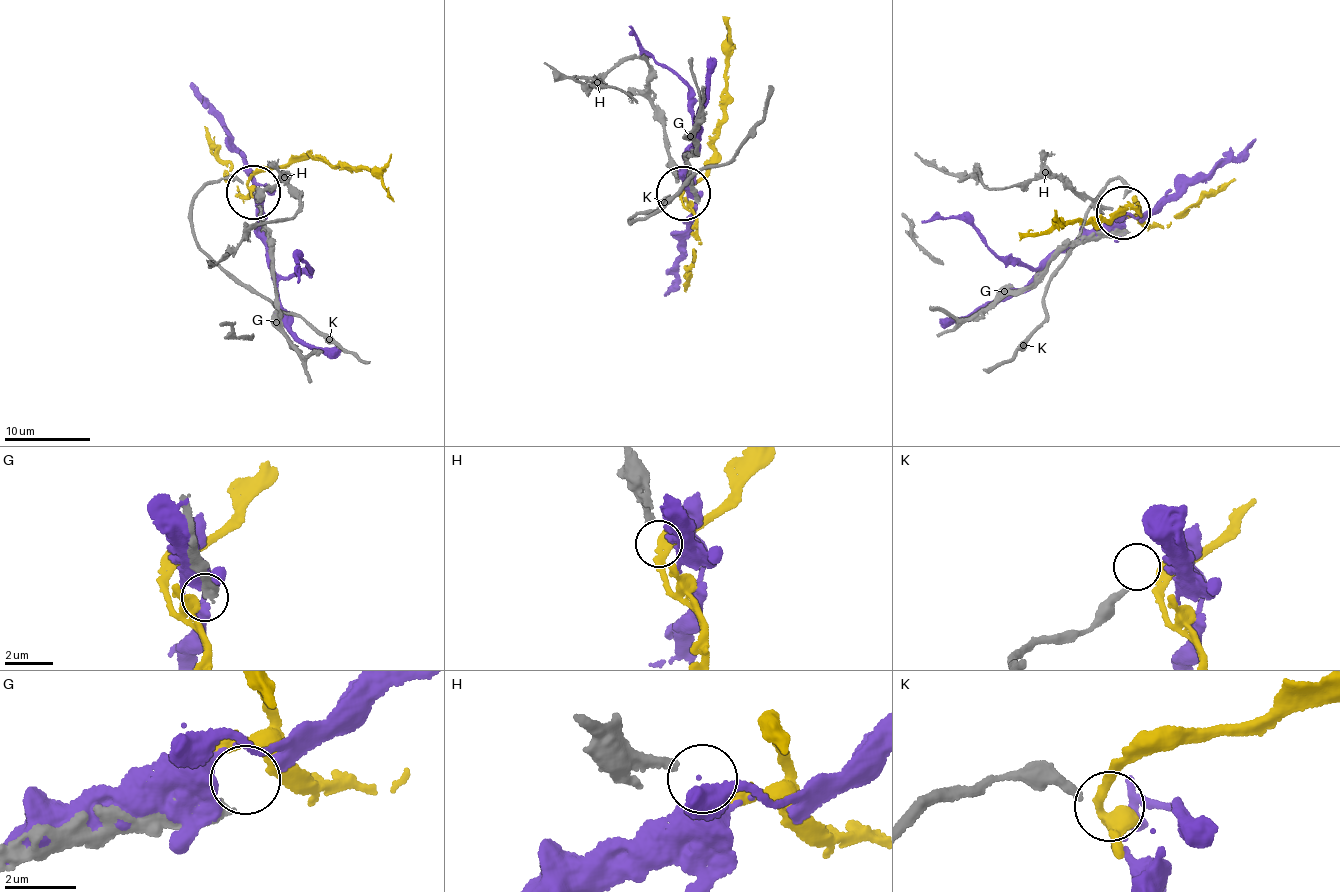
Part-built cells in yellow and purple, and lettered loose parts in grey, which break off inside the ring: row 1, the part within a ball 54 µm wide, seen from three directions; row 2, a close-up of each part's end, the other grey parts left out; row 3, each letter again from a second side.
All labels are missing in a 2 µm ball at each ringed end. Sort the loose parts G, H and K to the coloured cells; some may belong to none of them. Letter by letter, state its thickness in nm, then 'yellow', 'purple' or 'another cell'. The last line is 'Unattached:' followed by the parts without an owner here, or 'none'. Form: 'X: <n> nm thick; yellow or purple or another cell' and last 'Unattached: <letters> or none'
G: 360 nm thick; another cell
H: 280 nm thick; yellow
K: 240 nm thick; another cell
Unattached: G, K

